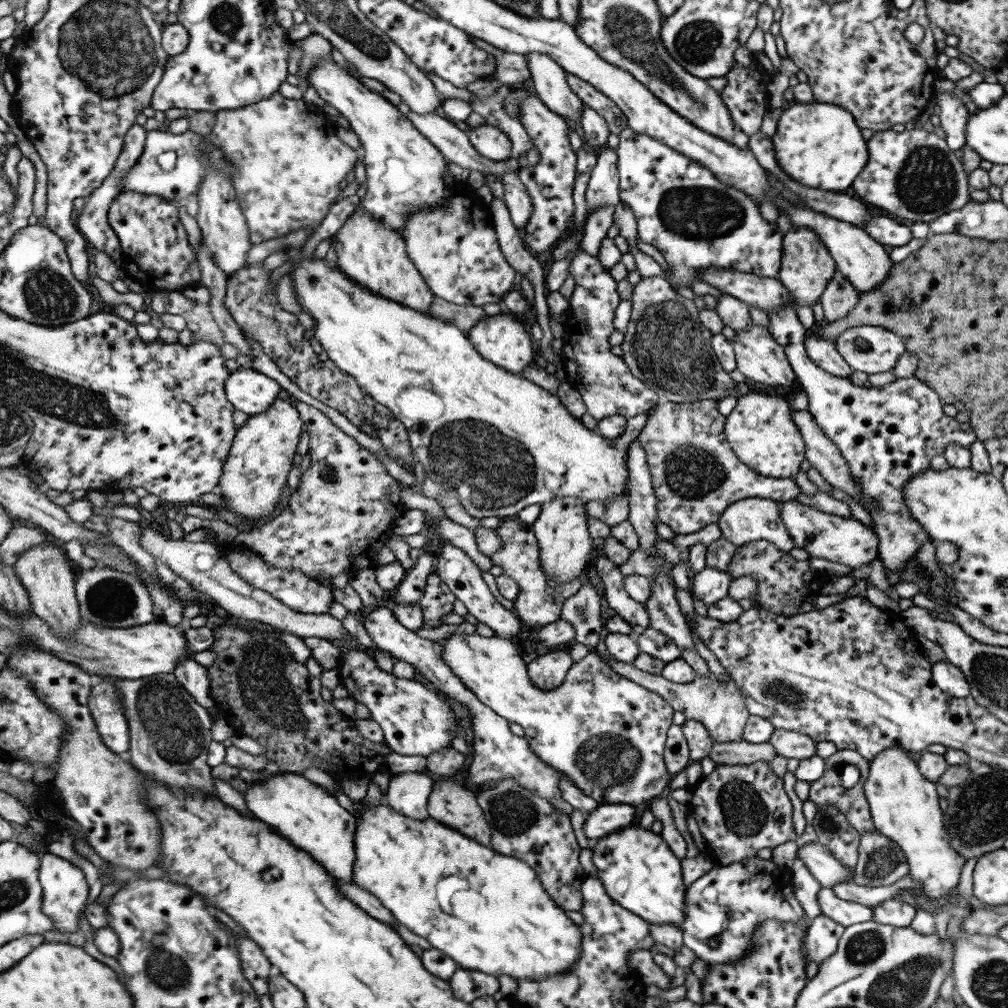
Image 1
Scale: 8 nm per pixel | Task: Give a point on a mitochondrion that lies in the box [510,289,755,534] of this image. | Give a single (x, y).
(669, 347)

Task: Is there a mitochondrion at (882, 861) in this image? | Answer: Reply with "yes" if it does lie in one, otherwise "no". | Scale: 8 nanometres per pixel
yes

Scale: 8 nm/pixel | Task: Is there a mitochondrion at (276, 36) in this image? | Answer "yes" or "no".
no

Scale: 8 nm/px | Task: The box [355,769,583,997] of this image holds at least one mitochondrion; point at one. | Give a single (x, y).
(515, 812)

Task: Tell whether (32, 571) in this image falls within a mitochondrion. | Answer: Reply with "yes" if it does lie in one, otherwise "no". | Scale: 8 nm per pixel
no

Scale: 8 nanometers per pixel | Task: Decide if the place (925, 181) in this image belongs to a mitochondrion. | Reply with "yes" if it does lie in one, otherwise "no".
yes

